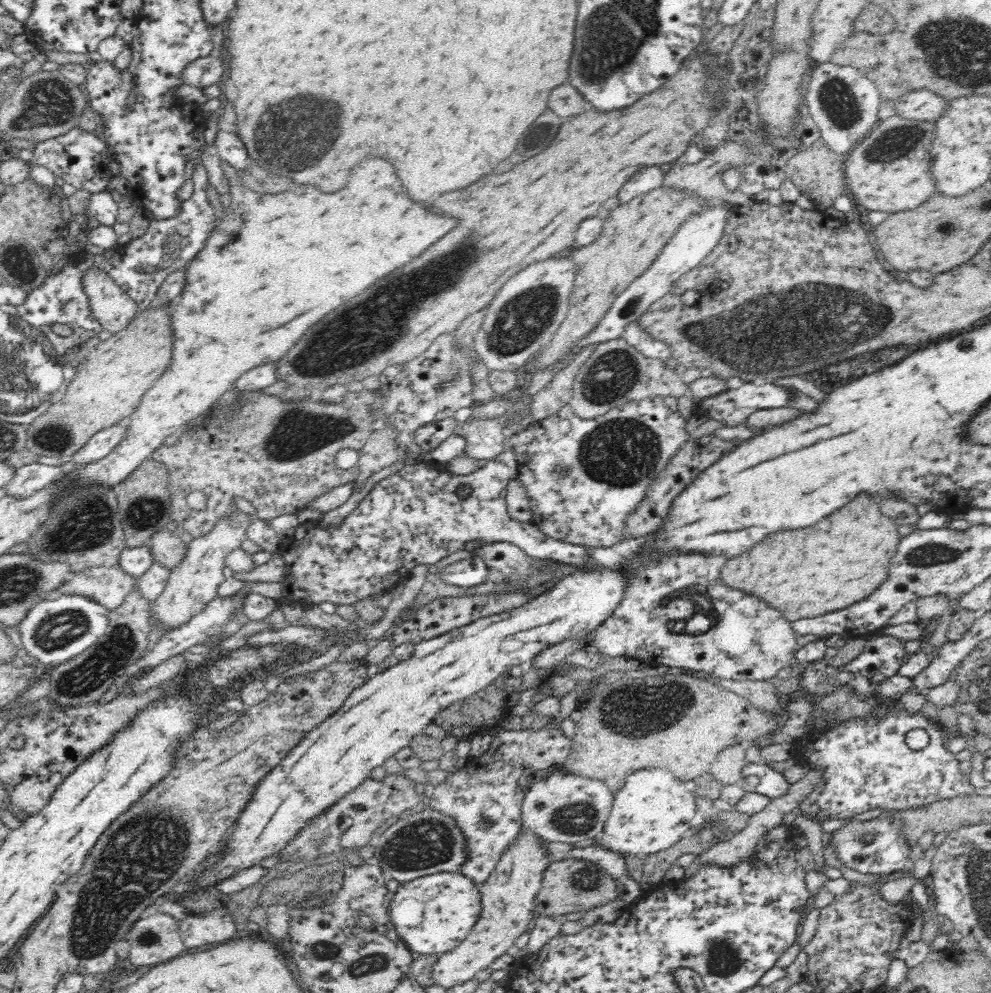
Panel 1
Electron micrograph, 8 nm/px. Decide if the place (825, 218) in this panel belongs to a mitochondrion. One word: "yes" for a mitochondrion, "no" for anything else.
no

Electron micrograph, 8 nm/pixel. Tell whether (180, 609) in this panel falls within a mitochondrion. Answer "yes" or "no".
no

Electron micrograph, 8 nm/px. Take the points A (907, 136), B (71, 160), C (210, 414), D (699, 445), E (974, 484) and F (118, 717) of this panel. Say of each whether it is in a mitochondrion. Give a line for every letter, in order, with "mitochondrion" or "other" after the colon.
A: mitochondrion
B: other
C: other
D: other
E: other
F: mitochondrion

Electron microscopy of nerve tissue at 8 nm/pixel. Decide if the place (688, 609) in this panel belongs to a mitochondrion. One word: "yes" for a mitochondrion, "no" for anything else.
yes

